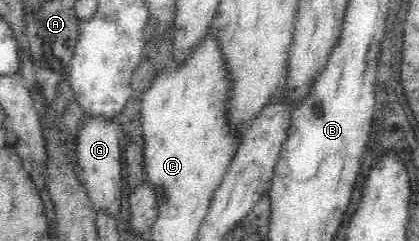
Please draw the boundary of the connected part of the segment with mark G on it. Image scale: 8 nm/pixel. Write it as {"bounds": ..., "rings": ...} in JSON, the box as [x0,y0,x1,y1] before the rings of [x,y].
{"bounds":[76,117,124,219],"rings":[[[86,117],[84,119],[84,125],[78,133],[76,151],[77,158],[79,159],[79,165],[84,171],[84,178],[82,184],[86,188],[88,197],[93,203],[93,206],[97,211],[103,211],[110,217],[116,217],[116,219],[122,219],[122,191],[124,191],[124,179],[122,179],[122,147],[120,145],[124,143],[118,138],[116,133],[117,123],[115,121],[98,120]]]}

